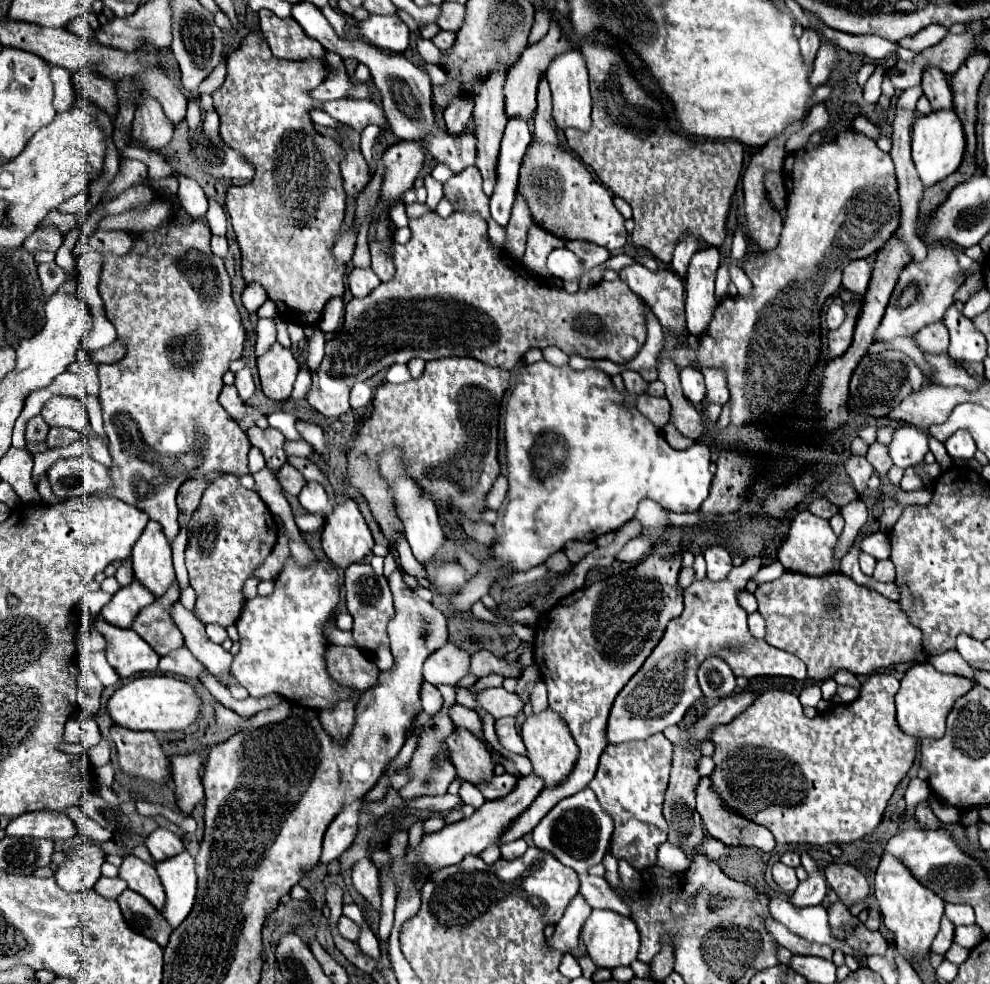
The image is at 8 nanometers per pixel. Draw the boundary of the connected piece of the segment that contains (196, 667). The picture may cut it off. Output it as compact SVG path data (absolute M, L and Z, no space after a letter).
M184 646L184 648L176 648L174 652L162 656L160 658L160 670L164 674L176 674L176 676L184 676L184 678L200 678L200 674L206 668Z

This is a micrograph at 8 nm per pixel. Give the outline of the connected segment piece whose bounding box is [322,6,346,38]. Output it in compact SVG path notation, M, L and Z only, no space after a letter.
M324 6L322 8L322 14L326 16L326 20L330 22L330 26L336 30L336 34L340 36L340 38L344 38L344 26L346 26L346 16L342 14L342 12L338 12L338 10L334 10L332 6Z

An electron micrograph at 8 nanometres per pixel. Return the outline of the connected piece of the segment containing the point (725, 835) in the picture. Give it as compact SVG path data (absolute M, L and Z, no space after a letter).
M710 776L700 778L698 792L696 792L696 802L698 802L698 812L702 816L704 828L706 828L706 832L712 838L720 840L726 846L754 846L754 848L758 848L762 852L772 852L772 848L774 848L774 836L770 834L770 830L766 826L762 826L762 824L754 824L752 820L744 820L738 812L726 808L722 804L718 792L714 792Z

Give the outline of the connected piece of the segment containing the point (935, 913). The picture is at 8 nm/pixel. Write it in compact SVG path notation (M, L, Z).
M888 852L882 856L882 862L876 870L874 892L880 904L884 926L894 934L894 942L900 954L912 960L912 964L920 962L922 956L930 950L934 936L938 934L946 902L938 894L930 892L930 888L920 884L914 878L914 874L906 868L906 864L902 864L902 860L898 860L896 856L890 856Z

